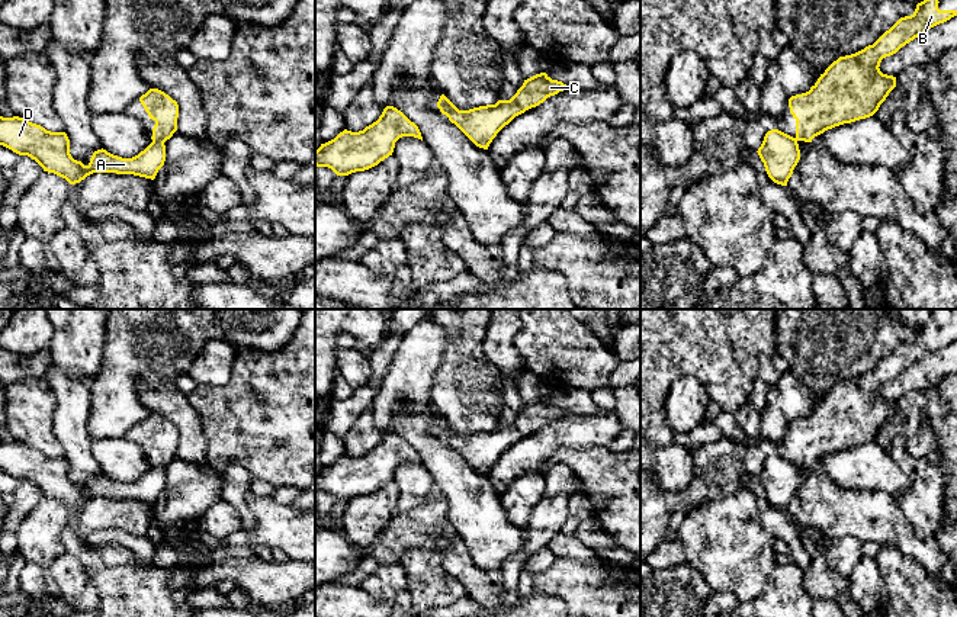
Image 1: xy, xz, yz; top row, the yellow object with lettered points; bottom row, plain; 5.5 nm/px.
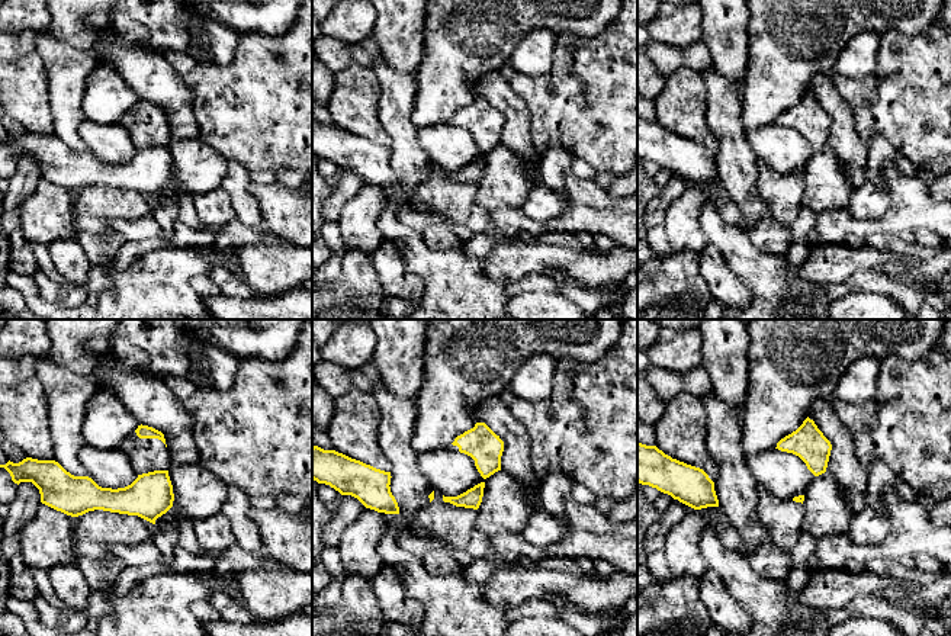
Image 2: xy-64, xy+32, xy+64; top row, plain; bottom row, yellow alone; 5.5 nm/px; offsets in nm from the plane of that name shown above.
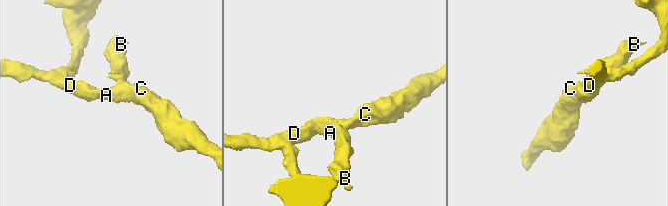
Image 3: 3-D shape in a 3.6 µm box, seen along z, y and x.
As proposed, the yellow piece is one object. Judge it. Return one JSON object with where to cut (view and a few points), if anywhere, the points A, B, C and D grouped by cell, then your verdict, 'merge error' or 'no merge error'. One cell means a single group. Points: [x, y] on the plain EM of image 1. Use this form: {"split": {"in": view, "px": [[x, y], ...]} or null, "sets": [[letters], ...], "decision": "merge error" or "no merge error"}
{"split": {"in": "xy", "px": [[153, 465], [163, 468]]}, "sets": [["A", "C", "D"], ["B"]], "decision": "merge error"}

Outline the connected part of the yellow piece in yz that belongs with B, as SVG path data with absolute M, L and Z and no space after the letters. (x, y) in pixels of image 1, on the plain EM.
M931 319L873 370L839 382L809 417L791 421L789 433L796 444L796 465L812 467L828 454L873 441L896 412L896 402L880 396L881 385L896 379L928 354L957 341L957 335L940 335L938 328Z

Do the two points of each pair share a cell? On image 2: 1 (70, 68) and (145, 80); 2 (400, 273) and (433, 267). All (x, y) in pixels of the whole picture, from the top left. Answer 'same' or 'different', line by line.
1: different
2: different

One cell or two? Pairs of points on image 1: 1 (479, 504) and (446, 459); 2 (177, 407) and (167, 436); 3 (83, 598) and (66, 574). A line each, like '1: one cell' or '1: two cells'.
1: one cell
2: two cells
3: one cell

